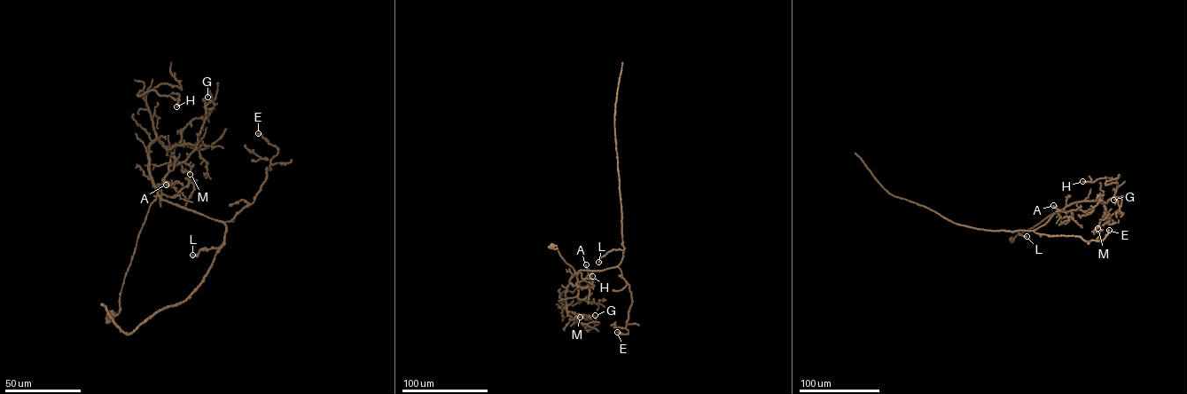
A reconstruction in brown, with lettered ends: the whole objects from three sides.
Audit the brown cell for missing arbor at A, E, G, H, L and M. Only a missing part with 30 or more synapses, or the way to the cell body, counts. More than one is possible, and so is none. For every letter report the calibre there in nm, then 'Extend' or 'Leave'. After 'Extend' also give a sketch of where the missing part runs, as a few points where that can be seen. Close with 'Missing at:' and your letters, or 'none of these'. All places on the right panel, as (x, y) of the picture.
A: Thickness 220 nm. Leave
E: Thickness 500 nm. Leave
G: Thickness 160 nm. Leave
H: Thickness 180 nm. Leave
L: Thickness 650 nm. Leave
M: Thickness 360 nm. Leave
Missing at: none of these

